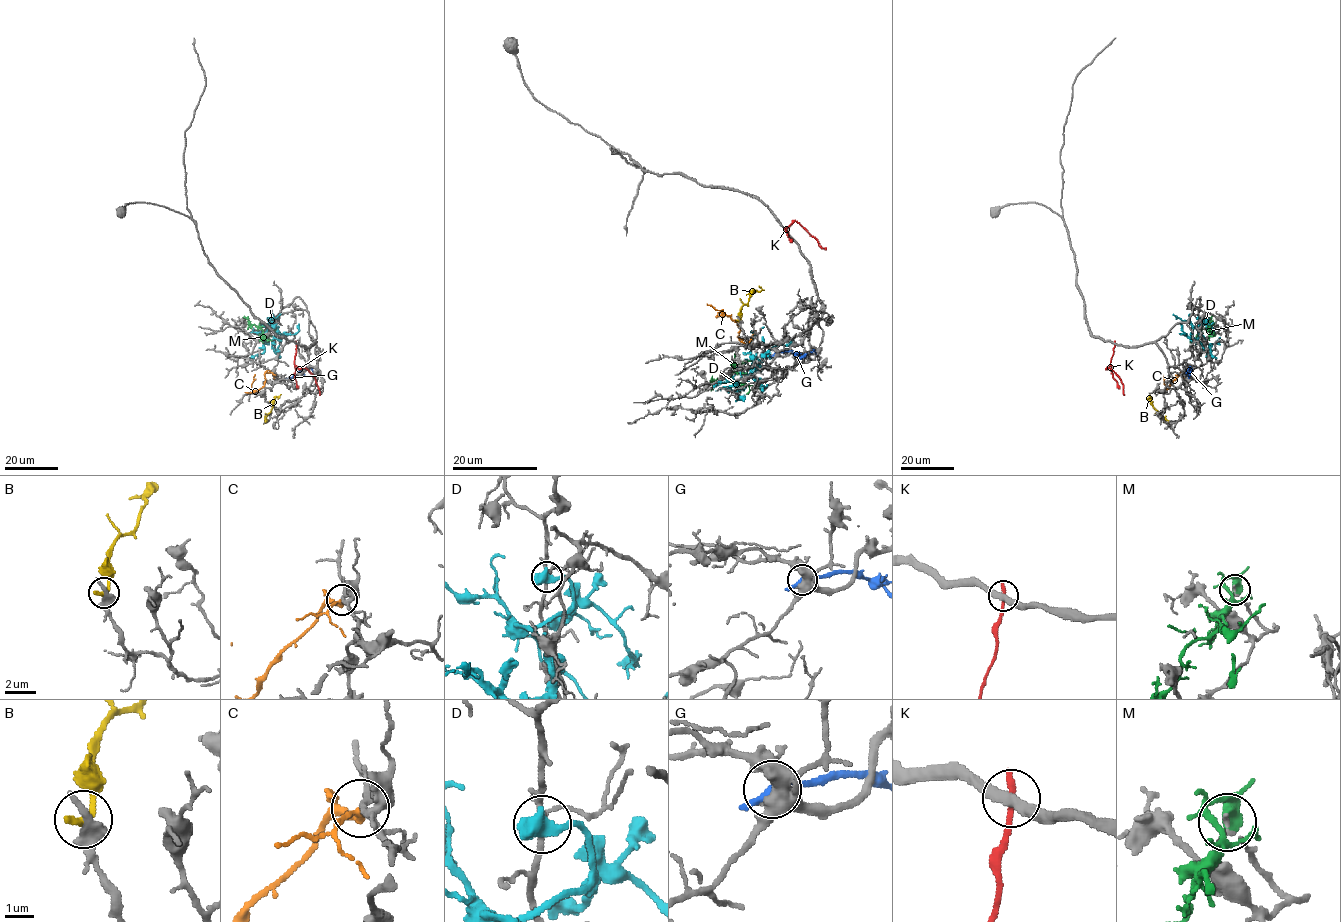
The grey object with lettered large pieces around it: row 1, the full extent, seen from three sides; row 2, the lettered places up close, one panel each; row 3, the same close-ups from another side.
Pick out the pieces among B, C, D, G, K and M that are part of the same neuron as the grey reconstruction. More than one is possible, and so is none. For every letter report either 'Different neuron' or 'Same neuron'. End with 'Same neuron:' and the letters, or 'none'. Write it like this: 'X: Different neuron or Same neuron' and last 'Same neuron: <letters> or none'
B: Different neuron
C: Different neuron
D: Different neuron
G: Different neuron
K: Different neuron
M: Different neuron
Same neuron: none

